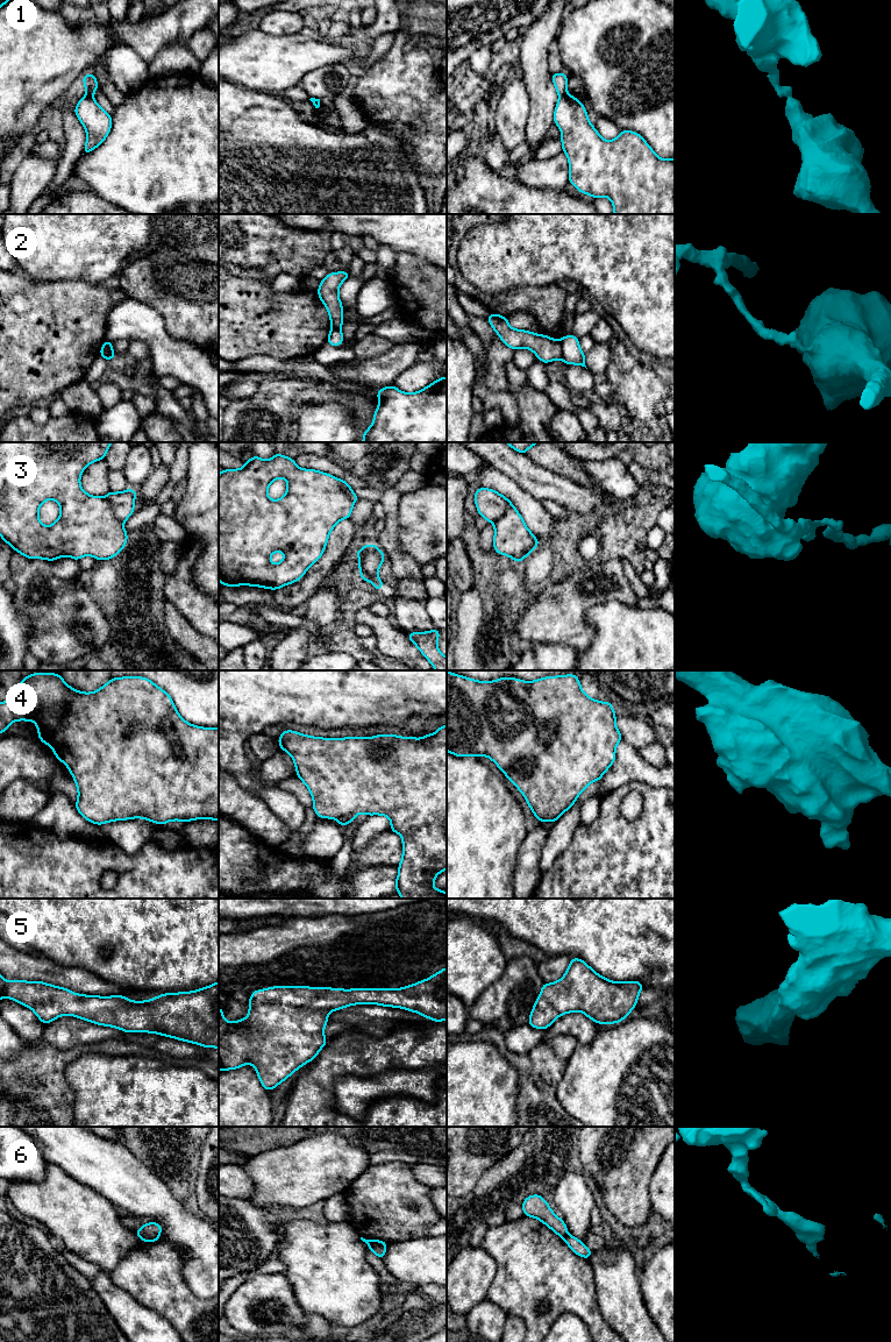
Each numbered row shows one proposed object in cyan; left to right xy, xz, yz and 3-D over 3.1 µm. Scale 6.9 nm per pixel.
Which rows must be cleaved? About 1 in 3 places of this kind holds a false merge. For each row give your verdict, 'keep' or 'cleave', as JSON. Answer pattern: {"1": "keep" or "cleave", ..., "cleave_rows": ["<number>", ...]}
{"1": "cleave", "2": "cleave", "3": "cleave", "4": "keep", "5": "keep", "6": "cleave", "cleave_rows": ["1", "2", "3", "6"]}

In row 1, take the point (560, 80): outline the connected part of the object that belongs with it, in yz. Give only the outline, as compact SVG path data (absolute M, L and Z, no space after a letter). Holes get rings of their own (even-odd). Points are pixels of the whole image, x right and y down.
M551 73L554 85L555 85L556 91L557 91L559 97L564 97L564 95L568 94L568 91L566 91L566 85L568 85L566 77L568 77L566 73Z

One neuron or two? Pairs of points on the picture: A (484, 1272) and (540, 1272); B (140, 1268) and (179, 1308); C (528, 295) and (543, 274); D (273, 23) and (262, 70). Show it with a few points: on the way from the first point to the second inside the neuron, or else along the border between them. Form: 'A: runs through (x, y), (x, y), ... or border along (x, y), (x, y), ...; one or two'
A: border along (482, 1248), (497, 1265), (487, 1297); two
B: runs through (150, 1278), (171, 1299); one
C: border along (555, 282), (548, 285), (513, 286), (507, 291); two
D: border along (259, 28), (275, 35), (298, 33); two

